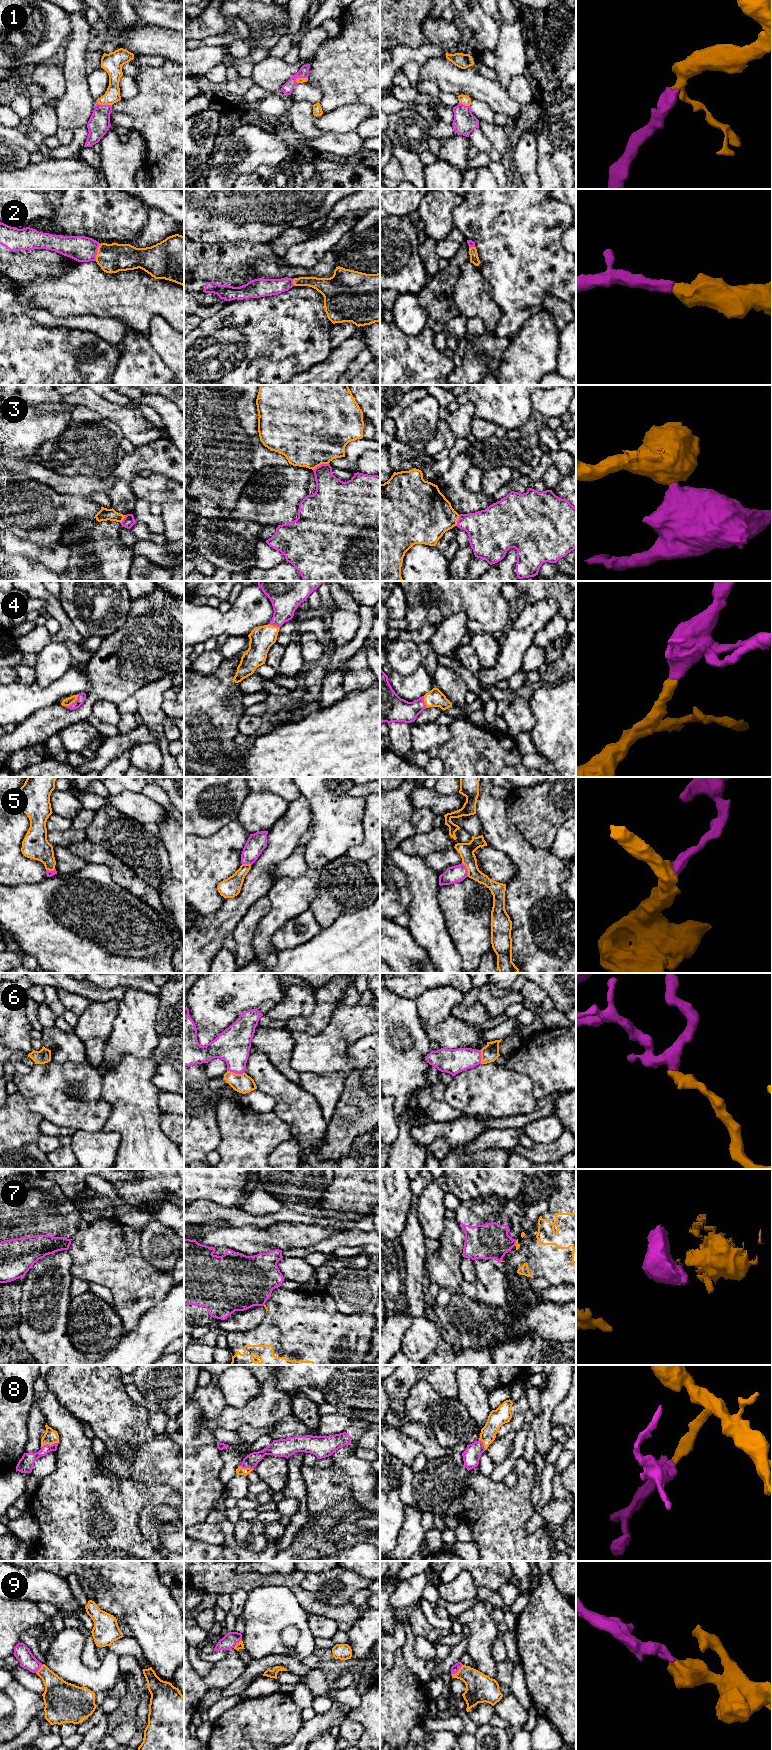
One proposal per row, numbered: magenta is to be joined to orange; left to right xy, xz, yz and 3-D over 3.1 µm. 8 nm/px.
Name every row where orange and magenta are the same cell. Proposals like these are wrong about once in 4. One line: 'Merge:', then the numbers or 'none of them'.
Merge: 1, 2, 4, 5, 6, 8, 9

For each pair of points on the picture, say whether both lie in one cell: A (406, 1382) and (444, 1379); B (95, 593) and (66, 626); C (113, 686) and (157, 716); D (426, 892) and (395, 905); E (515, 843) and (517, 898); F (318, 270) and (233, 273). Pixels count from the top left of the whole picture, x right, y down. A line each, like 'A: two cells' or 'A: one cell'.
A: one cell
B: two cells
C: two cells
D: two cells
E: one cell
F: one cell

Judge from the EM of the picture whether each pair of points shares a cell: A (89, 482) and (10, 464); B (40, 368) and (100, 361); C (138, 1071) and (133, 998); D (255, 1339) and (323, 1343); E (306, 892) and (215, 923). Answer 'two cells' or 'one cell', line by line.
A: one cell
B: one cell
C: two cells
D: one cell
E: two cells

